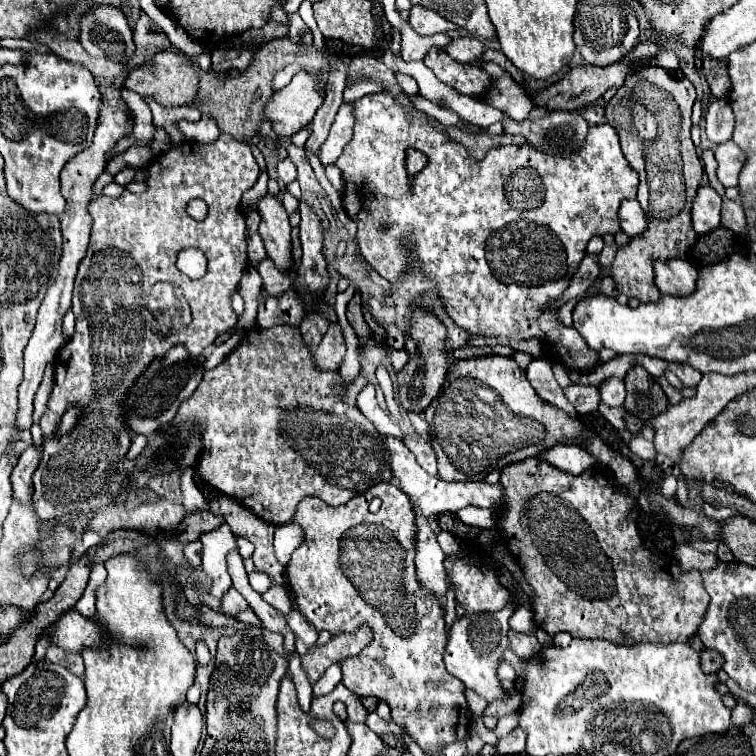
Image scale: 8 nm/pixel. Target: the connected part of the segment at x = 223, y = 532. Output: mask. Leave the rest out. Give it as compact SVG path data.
M223 523L219 529L201 535L199 541L203 543L201 571L211 581L211 585L207 587L207 593L217 597L217 599L221 599L225 595L225 591L231 587L227 565L225 565L225 555L231 549L237 547L235 545L235 535L229 529L229 525Z

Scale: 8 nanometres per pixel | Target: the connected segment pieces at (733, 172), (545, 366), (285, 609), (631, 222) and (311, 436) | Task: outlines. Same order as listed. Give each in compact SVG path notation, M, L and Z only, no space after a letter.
M727 141L723 145L717 145L715 159L719 163L717 179L721 181L721 185L723 187L737 187L739 171L741 171L743 161L745 161L743 151L733 141Z
M534 358L529 367L527 367L527 379L529 383L537 389L537 395L545 401L549 401L551 405L557 405L559 409L563 409L569 415L575 415L573 405L565 399L563 389L556 381L552 364L544 358Z
M281 585L271 587L262 594L262 598L275 609L281 611L283 615L289 615L289 611L293 609L293 601L291 601L289 593L285 591L285 587Z
M623 201L621 203L619 221L621 221L623 233L627 233L629 237L641 235L649 225L647 215L645 215L645 211L641 209L641 205L637 201Z
M277 325L269 329L249 329L241 343L215 369L203 375L203 381L181 403L171 423L191 421L199 425L203 447L195 471L209 487L243 503L243 507L267 523L285 525L291 521L303 497L313 495L337 507L381 481L391 481L393 475L383 437L357 409L357 393L365 383L367 379L359 375L353 385L343 387L337 371L319 373L313 367L309 347L301 347L297 327Z

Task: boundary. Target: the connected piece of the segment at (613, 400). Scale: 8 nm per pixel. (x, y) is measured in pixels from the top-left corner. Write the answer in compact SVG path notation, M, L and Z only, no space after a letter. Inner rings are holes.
M607 377L601 383L599 393L601 393L601 401L605 405L609 405L609 407L623 405L625 400L625 385L623 379L619 379L619 377Z

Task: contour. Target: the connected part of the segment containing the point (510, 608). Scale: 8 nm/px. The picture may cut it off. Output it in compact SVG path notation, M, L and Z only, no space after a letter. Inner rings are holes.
M521 583L517 593L511 593L509 603L495 613L473 613L473 615L463 615L457 619L451 629L449 629L449 643L445 651L445 667L447 671L457 677L459 681L465 683L467 689L473 689L481 697L485 697L489 703L495 699L505 699L507 693L501 687L497 679L497 667L499 667L499 657L501 651L507 649L507 631L509 631L509 617L515 613L519 605L523 605L523 591Z

